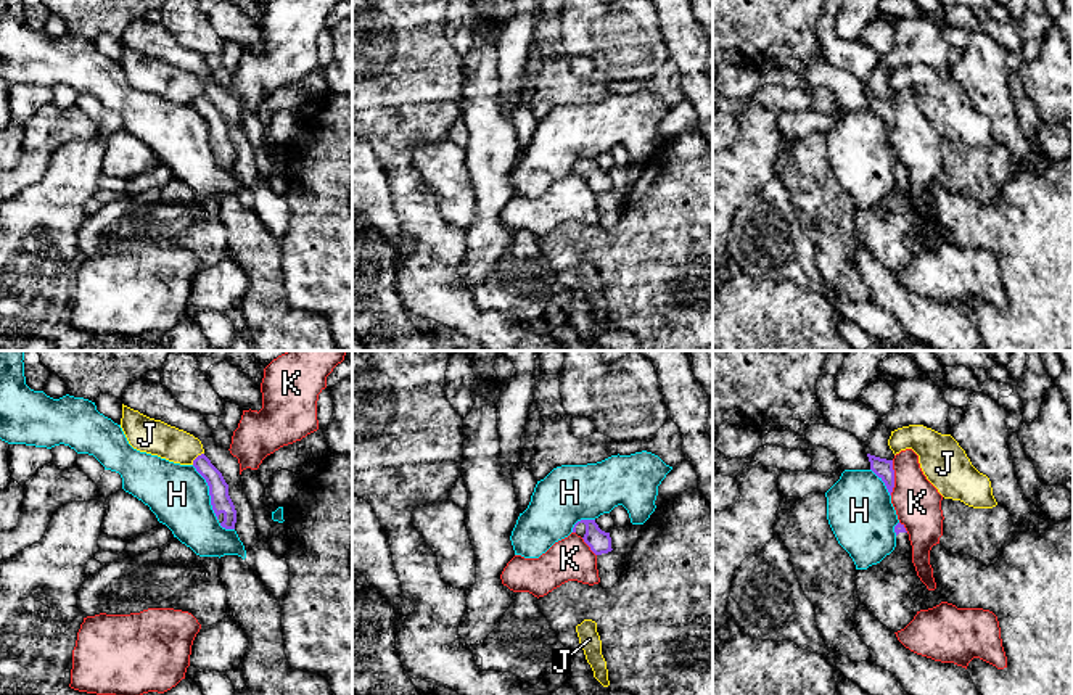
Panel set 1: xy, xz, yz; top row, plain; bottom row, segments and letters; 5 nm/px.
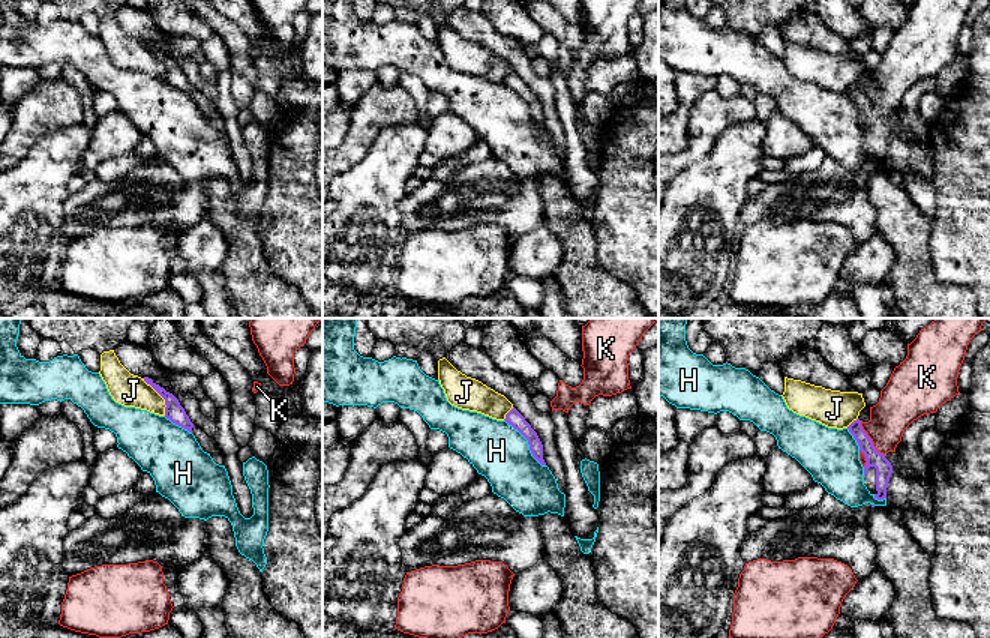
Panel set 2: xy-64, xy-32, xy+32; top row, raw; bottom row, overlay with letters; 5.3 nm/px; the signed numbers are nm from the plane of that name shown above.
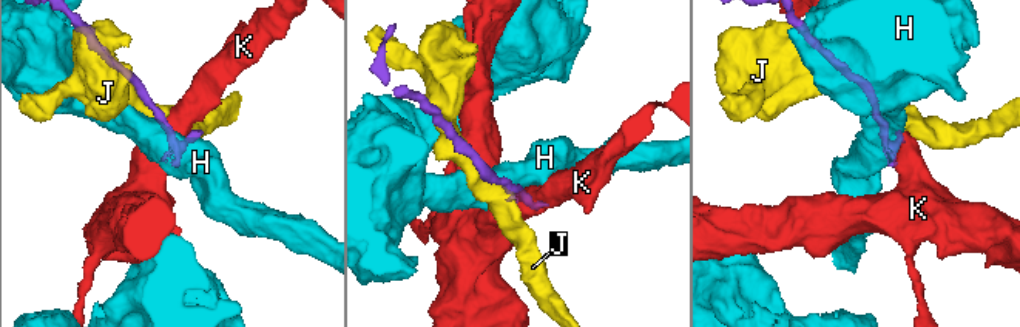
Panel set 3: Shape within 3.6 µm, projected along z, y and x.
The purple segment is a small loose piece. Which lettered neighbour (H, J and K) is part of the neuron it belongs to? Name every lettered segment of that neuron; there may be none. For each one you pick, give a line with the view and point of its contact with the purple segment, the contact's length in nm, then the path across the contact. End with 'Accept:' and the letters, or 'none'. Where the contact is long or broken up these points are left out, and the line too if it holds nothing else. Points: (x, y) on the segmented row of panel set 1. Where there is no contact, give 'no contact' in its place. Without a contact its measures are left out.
Accept: none

